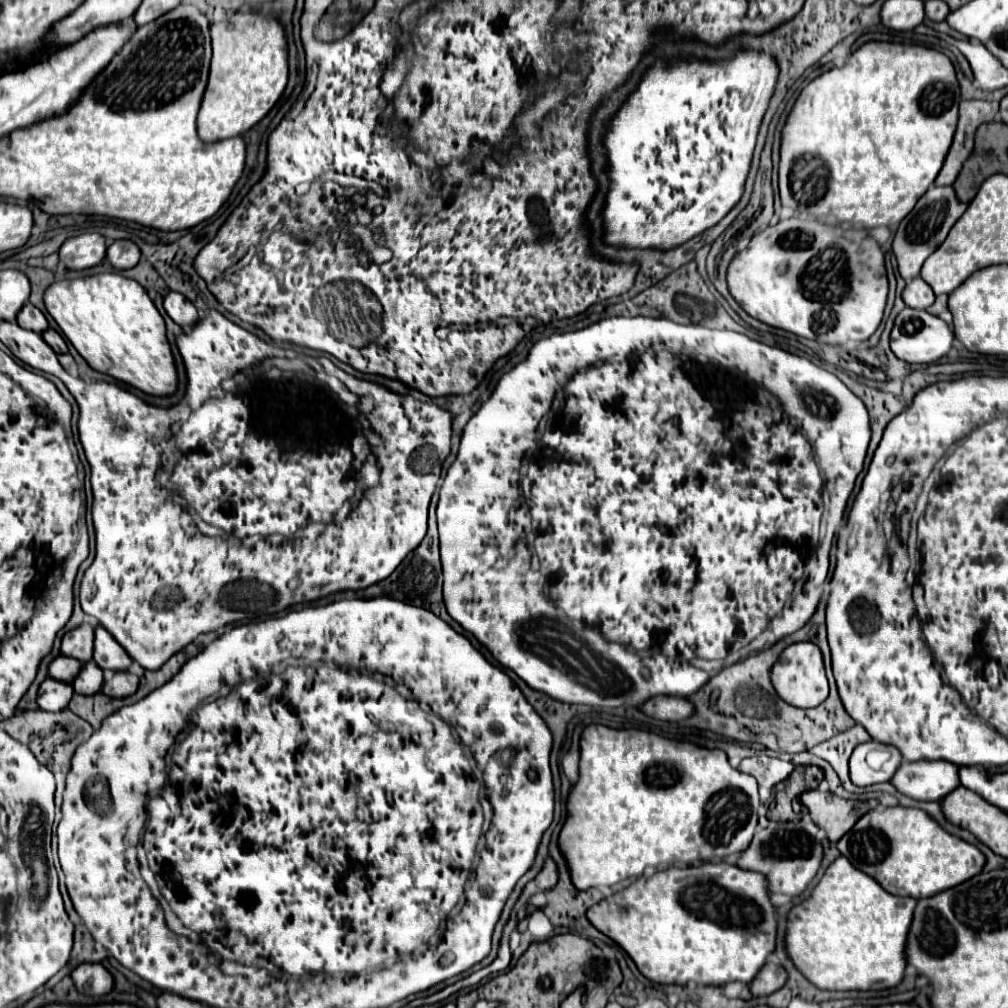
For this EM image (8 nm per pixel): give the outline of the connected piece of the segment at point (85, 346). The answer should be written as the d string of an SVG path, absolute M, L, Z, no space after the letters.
M102 272L74 280L58 280L46 288L44 304L48 314L56 320L56 324L68 338L68 342L94 370L154 396L166 396L176 390L176 368L170 344L166 340L164 320L150 296L146 294L146 290L136 280L112 272Z

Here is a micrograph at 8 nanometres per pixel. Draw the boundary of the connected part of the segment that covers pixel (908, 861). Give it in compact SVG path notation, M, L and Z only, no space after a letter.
M902 806L866 812L854 828L838 840L838 850L890 894L912 898L926 898L958 886L982 872L986 864L986 856L974 844L948 834L924 810Z

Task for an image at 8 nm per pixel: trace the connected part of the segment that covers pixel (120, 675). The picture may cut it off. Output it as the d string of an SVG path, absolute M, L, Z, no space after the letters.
M124 670L124 672L114 672L108 680L102 684L102 692L112 698L124 698L134 694L138 688L138 676Z

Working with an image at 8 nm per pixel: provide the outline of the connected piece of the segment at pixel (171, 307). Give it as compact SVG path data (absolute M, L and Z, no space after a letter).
M168 292L166 294L164 310L182 328L190 328L190 324L194 324L194 320L198 320L198 312L196 312L194 304L190 304L190 300L186 300L178 292Z

